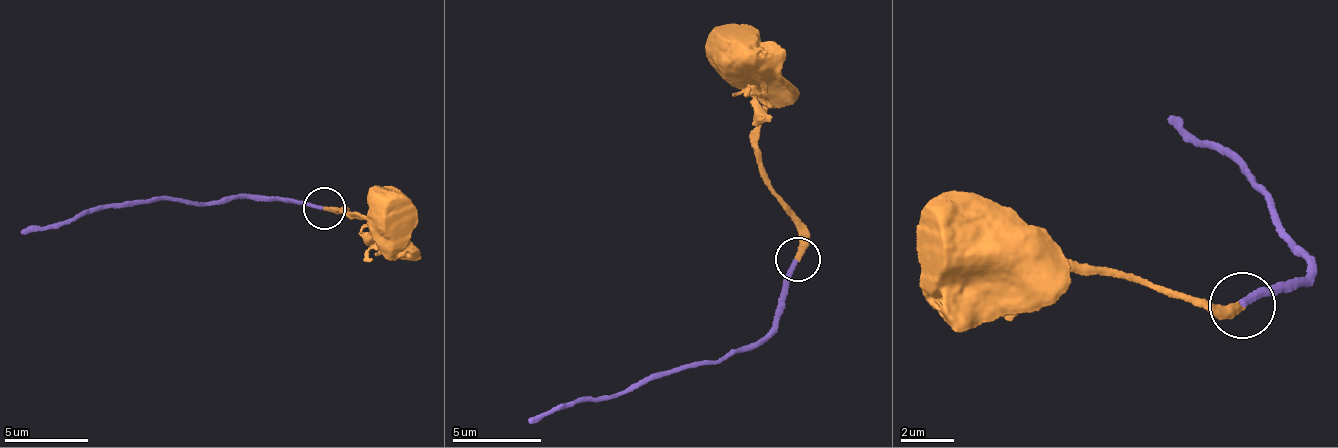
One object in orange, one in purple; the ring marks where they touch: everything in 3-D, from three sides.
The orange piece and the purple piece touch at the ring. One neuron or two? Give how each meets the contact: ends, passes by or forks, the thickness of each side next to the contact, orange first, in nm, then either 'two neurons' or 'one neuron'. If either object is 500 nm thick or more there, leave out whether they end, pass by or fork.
orange ends there; purple ends there; 280 nm thick on the orange side, 200 nm on the other; one neuron

